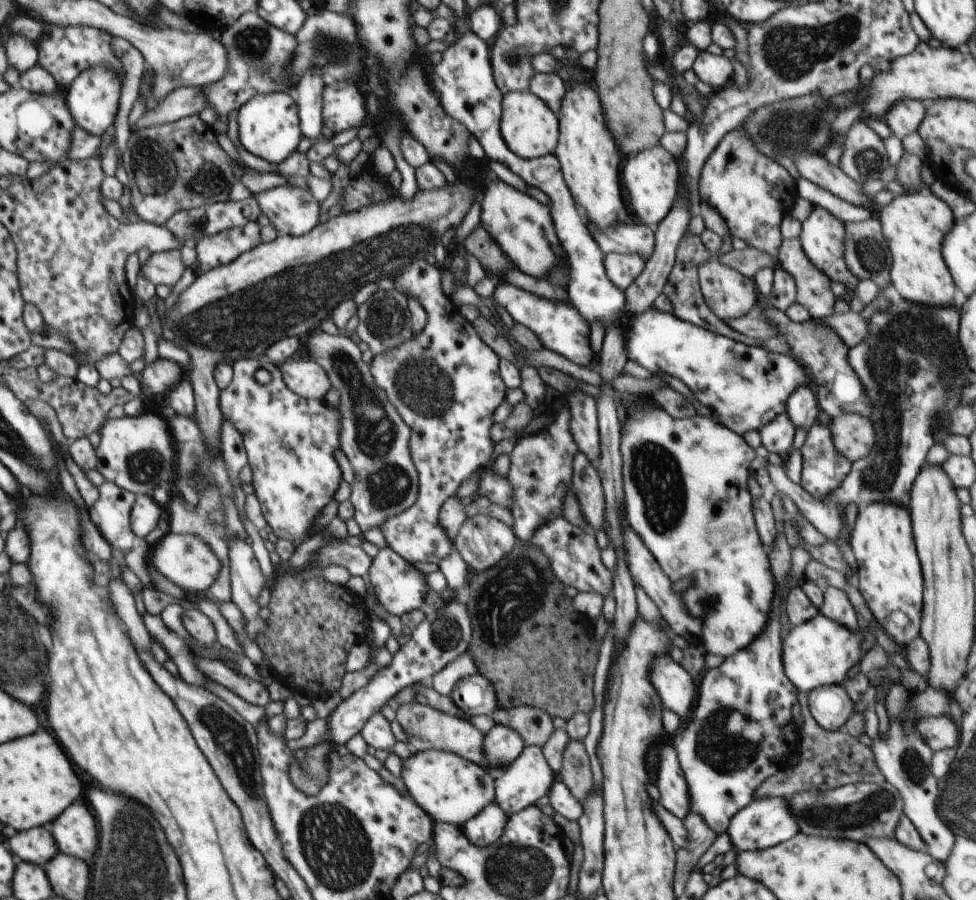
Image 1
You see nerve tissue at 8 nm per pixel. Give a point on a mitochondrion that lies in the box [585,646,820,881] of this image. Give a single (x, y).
(720, 730)

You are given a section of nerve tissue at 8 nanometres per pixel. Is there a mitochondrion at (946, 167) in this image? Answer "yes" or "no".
no

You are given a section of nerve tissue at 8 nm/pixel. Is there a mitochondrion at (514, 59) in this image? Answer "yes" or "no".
yes

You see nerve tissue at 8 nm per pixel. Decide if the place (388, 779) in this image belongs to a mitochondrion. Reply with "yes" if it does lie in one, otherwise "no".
no

